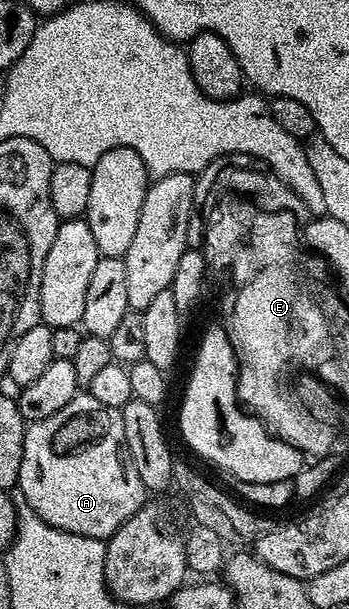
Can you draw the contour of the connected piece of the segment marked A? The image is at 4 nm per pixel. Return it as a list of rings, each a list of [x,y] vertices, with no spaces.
[[[78,392],[59,412],[25,427],[23,460],[19,464],[16,489],[42,520],[60,530],[107,540],[125,521],[146,505],[147,491],[125,443],[120,410],[99,404],[88,392]]]

